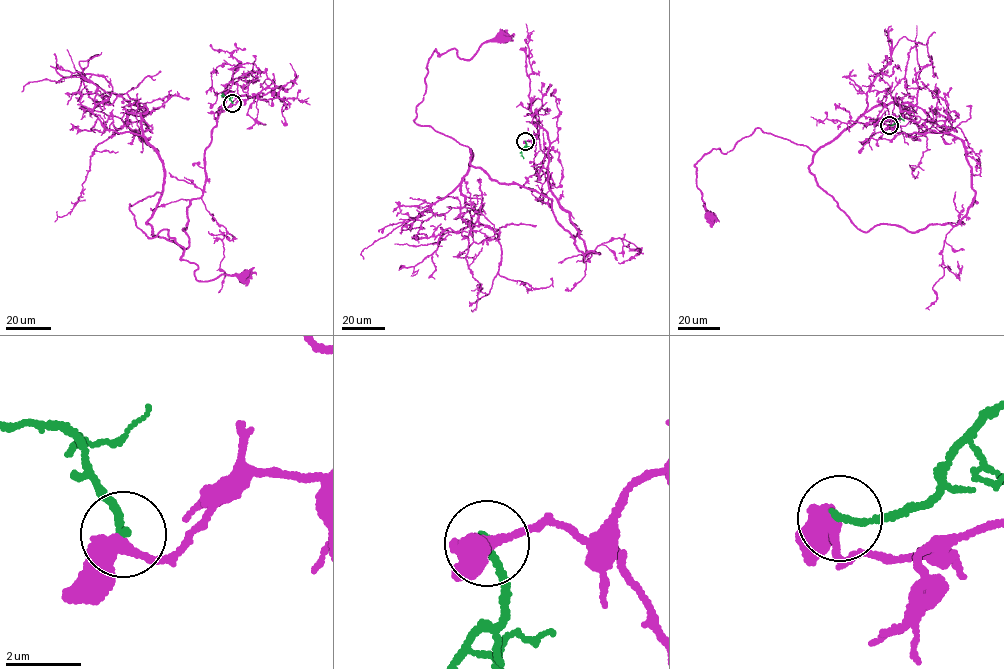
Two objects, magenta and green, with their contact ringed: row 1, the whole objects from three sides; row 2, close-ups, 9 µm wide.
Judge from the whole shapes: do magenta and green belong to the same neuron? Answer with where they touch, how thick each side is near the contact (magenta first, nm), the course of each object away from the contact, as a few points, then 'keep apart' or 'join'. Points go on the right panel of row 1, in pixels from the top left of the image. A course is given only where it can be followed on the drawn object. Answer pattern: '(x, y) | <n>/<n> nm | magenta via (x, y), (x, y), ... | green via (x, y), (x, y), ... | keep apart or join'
(889, 125) | 400/170 nm | magenta via (889, 124), (963, 142), (960, 222), (862, 231), (814, 152), (758, 128), (695, 165), (711, 217) | green via (889, 124), (898, 119), (904, 120) | keep apart

